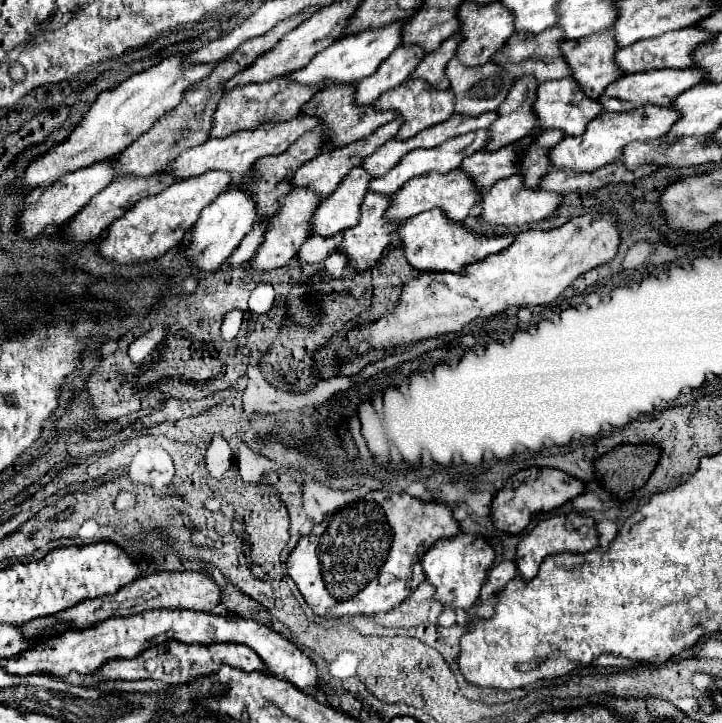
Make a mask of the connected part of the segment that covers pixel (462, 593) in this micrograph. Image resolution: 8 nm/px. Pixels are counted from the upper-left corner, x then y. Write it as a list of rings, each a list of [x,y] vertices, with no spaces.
[[[461,533],[455,537],[439,539],[423,557],[423,569],[429,583],[437,587],[437,599],[449,607],[471,609],[479,597],[481,587],[487,581],[487,573],[493,567],[495,551],[483,535]]]

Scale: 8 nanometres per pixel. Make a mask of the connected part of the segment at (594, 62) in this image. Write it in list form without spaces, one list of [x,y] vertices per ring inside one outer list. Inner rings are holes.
[[[605,29],[601,33],[593,33],[593,35],[575,39],[575,41],[561,43],[561,53],[573,69],[573,79],[581,85],[581,89],[587,93],[587,97],[597,99],[605,91],[605,85],[611,85],[617,79],[621,79],[621,75],[623,75],[621,67],[617,67],[617,63],[615,63],[617,49],[619,47],[615,43],[615,29]]]

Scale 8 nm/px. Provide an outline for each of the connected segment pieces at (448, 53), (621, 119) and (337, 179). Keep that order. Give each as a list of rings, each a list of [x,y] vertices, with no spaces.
[[[453,35],[447,41],[443,41],[441,43],[441,51],[429,53],[419,63],[419,67],[415,69],[415,73],[411,75],[411,79],[427,79],[429,85],[433,85],[435,89],[441,89],[441,77],[443,77],[443,89],[449,89],[449,79],[445,75],[445,67],[455,57],[459,41],[461,41],[459,35]]]
[[[641,105],[631,111],[621,111],[621,113],[601,113],[595,117],[589,125],[587,131],[581,137],[565,137],[559,145],[551,149],[551,165],[557,169],[569,167],[577,171],[589,171],[589,169],[599,169],[601,165],[609,165],[617,161],[623,153],[623,147],[629,145],[631,141],[651,141],[659,139],[669,133],[673,127],[673,121],[679,119],[679,111],[671,107],[661,107],[661,105]]]
[[[397,117],[397,119],[393,119],[391,123],[381,125],[379,129],[375,129],[369,137],[365,137],[365,139],[361,139],[361,141],[353,141],[353,145],[343,145],[341,149],[321,151],[317,157],[313,157],[313,159],[307,161],[301,169],[297,169],[297,173],[295,173],[295,177],[293,177],[293,185],[295,185],[295,187],[311,187],[313,191],[321,193],[323,197],[331,195],[331,193],[337,189],[337,185],[343,181],[343,177],[345,177],[353,167],[359,167],[361,161],[363,161],[365,157],[369,157],[371,153],[375,153],[385,141],[393,139],[393,137],[397,135],[397,131],[399,131],[401,125],[403,125],[403,119]]]

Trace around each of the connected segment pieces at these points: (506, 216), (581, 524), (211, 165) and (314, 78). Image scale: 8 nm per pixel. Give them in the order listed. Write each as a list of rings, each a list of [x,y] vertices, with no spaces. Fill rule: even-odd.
[[[513,175],[513,177],[507,177],[507,179],[499,181],[497,185],[491,187],[491,191],[487,191],[483,195],[481,217],[489,225],[523,225],[523,223],[533,223],[533,221],[547,219],[561,205],[561,201],[563,201],[561,193],[527,189],[523,185],[523,177],[521,175]]]
[[[567,513],[567,515],[551,515],[543,521],[537,523],[537,527],[527,533],[517,547],[517,571],[523,579],[533,579],[539,571],[541,561],[551,555],[551,553],[561,553],[561,551],[591,551],[599,545],[599,535],[595,529],[595,519],[581,515],[581,513]]]
[[[297,115],[289,121],[279,121],[279,123],[265,123],[259,125],[257,129],[245,129],[241,133],[233,133],[233,137],[223,137],[223,139],[209,139],[199,147],[187,149],[183,151],[173,163],[169,163],[167,169],[171,169],[177,177],[181,179],[189,179],[193,175],[201,175],[205,171],[229,171],[235,177],[245,175],[247,171],[251,171],[253,163],[261,157],[267,155],[279,155],[283,153],[295,139],[299,139],[303,133],[319,127],[321,119],[315,115]]]
[[[401,19],[401,21],[393,21],[389,25],[383,25],[383,27],[363,29],[363,31],[343,35],[331,47],[317,53],[309,65],[305,65],[303,69],[299,69],[295,73],[289,73],[289,79],[303,83],[303,85],[315,85],[325,79],[329,79],[329,83],[357,83],[365,77],[373,75],[377,71],[377,67],[401,45],[405,25],[407,25],[407,19]]]

